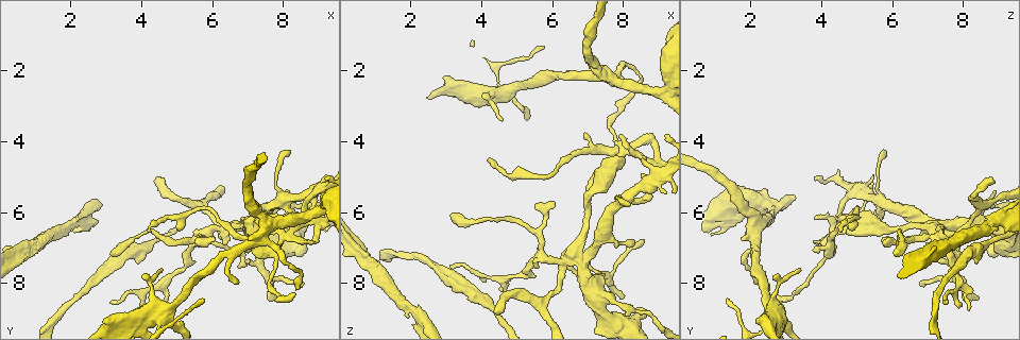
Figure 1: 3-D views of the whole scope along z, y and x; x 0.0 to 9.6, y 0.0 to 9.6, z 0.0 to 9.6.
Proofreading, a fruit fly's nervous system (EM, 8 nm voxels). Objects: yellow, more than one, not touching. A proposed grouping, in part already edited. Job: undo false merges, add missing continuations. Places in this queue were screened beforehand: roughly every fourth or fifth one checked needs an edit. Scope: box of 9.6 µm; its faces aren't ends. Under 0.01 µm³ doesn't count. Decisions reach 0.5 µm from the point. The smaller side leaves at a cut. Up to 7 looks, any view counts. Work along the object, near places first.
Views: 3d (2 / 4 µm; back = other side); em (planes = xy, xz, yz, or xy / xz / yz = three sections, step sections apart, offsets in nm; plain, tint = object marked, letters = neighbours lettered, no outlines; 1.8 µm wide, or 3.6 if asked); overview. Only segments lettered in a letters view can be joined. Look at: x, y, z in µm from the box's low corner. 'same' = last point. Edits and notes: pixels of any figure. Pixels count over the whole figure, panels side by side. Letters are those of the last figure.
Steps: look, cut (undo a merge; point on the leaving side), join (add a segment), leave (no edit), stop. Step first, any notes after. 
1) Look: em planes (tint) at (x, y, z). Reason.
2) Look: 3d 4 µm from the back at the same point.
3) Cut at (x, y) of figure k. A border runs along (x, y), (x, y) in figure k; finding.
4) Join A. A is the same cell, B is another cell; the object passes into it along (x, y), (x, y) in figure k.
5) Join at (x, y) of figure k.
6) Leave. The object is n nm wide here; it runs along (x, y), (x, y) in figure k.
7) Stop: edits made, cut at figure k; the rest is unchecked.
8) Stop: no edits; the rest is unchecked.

Look: em planes (tint) at (6.80, 6.35, 7.35). Narrows sharply.

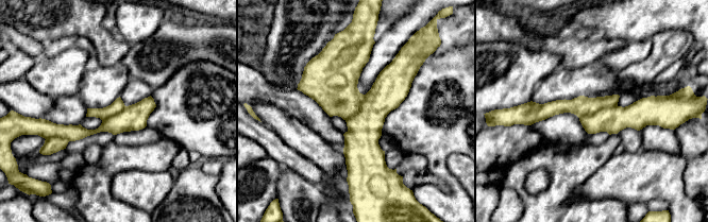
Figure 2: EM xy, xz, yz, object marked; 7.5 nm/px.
Look: em planes (letters) at the same point. What lies round it.

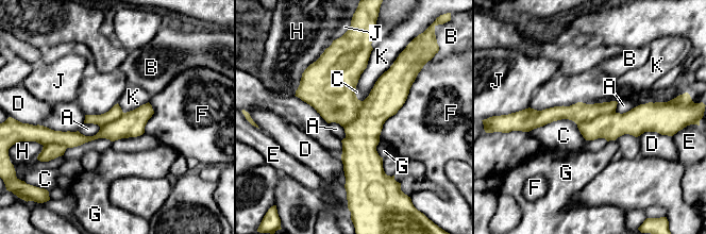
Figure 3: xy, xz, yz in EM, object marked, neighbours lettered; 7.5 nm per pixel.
Cut at (580, 112) of figure 3. A, B, C, D, E, F, G, H, J and K are other cells; two cells meet here.

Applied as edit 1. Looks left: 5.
Look: overview.

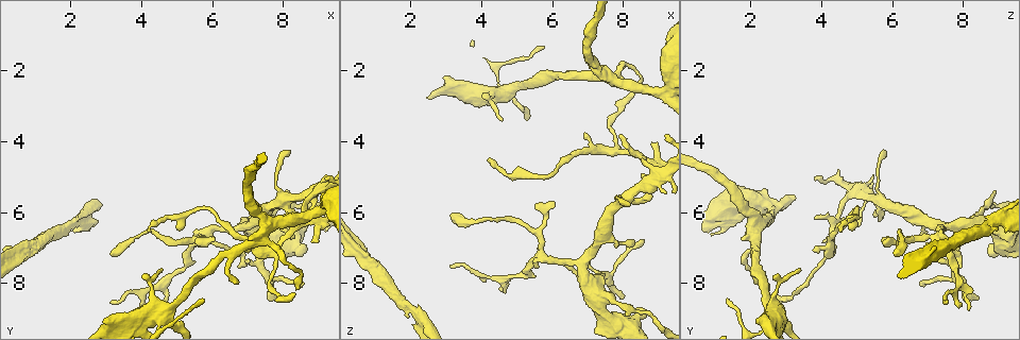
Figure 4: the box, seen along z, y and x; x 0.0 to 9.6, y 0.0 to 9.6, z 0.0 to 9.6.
Look: em planes (plain) at (4.70, 8.85, 2.60). Looks like a crossing.

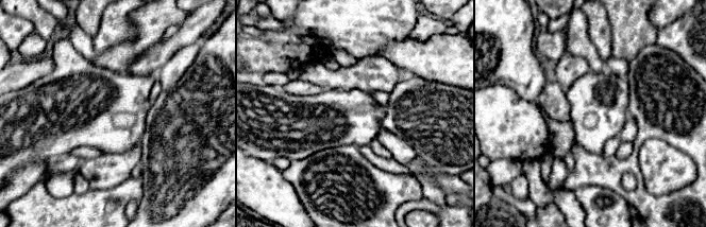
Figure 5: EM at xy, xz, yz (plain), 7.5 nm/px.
Look: em planes (tint) at the same point.

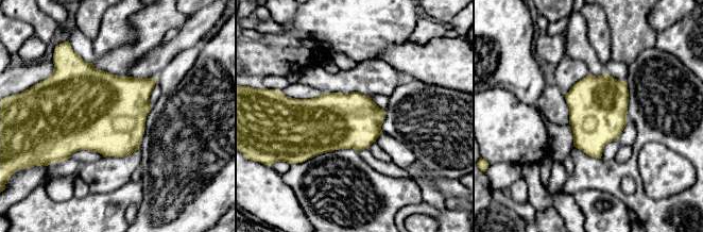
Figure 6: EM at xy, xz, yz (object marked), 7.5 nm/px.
Look: em planes (letters) at the same point.

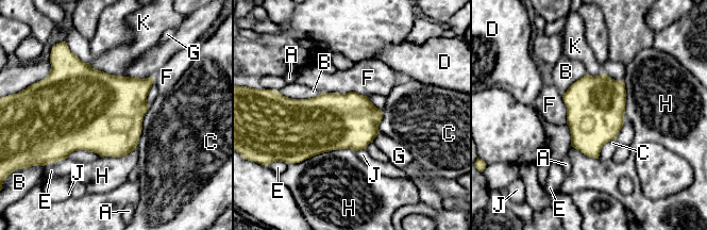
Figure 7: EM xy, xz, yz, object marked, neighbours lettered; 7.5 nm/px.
Leave. A, B, C, D, E, F, G, H, J and K are other cells; a border runs along (323, 92), (357, 92), (367, 97) in figure 7; continuous, no second cell.

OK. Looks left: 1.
Stop: edits made, cut at figure 3; the rest is unchecked.

